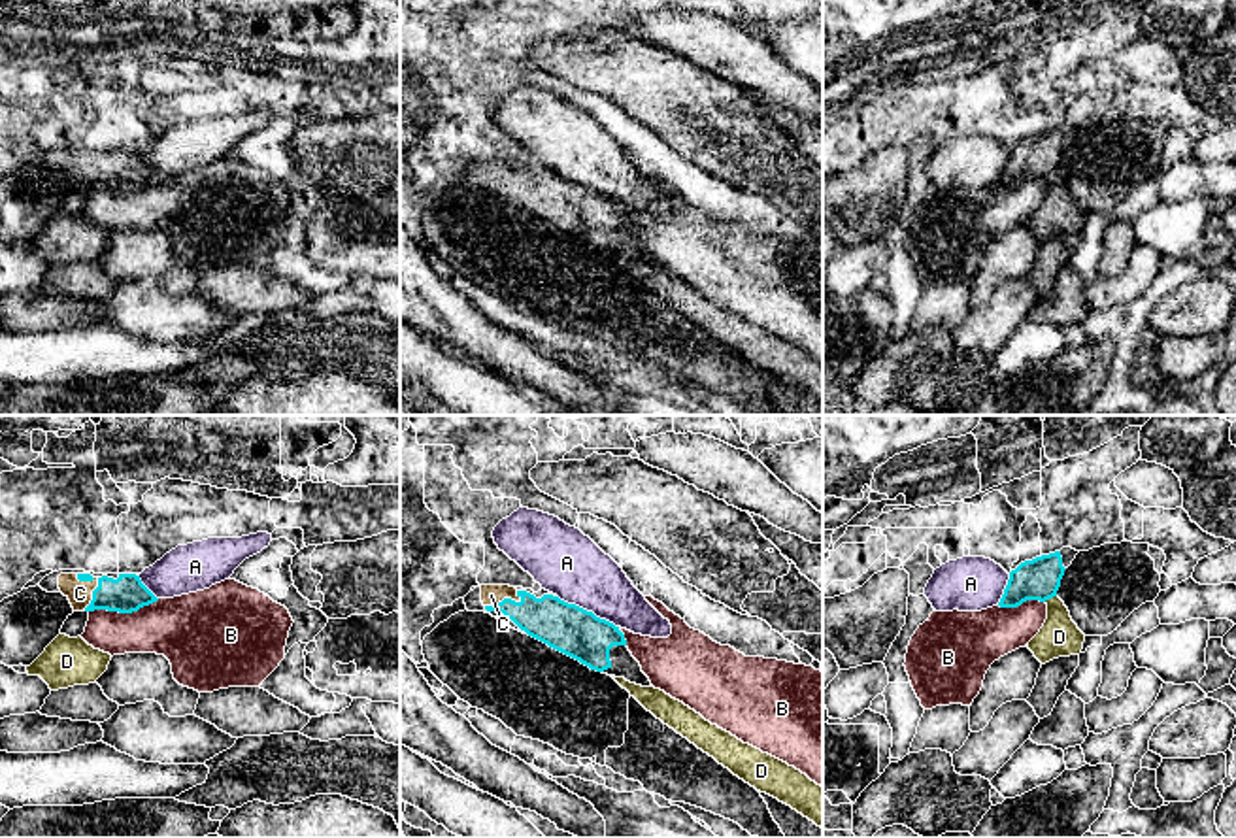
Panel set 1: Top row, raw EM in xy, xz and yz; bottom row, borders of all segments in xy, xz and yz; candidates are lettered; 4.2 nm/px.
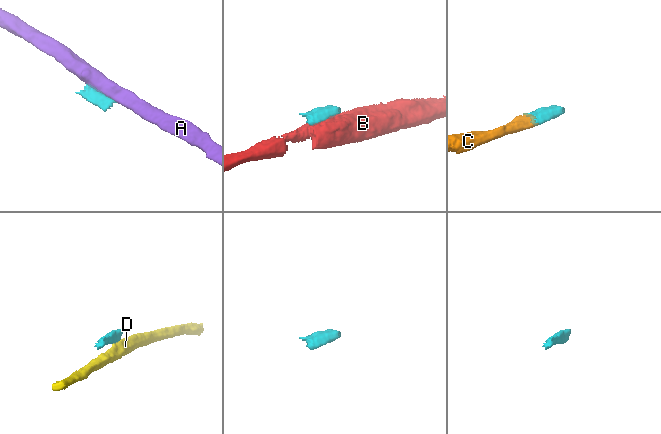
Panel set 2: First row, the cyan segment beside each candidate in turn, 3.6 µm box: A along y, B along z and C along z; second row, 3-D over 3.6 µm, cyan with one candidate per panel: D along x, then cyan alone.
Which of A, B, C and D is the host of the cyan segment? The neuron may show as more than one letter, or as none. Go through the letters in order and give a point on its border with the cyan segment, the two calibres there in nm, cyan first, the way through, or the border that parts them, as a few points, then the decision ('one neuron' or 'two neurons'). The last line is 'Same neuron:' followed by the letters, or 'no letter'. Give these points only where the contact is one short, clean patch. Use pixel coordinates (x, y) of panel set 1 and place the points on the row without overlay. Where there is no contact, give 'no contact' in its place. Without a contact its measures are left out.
A: xz (585, 187) | 200/280 nm | two neurons
B: xy (123, 189) | 160/260 nm | two neurons
C: xy (99, 161) | 160/110 nm | across xy (127, 170), (108, 170), (99, 161), (89, 170), (80, 170) | one neuron
D: yz (1050, 174) | 180/170 nm | along yz (1055, 172), (1044, 178) | two neurons
Same neuron: C

